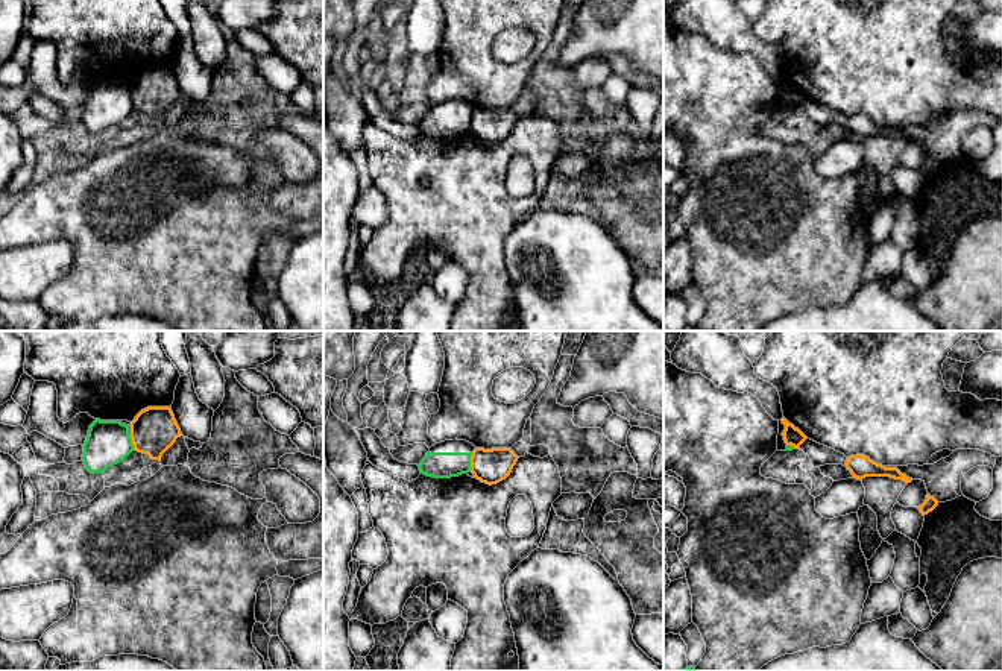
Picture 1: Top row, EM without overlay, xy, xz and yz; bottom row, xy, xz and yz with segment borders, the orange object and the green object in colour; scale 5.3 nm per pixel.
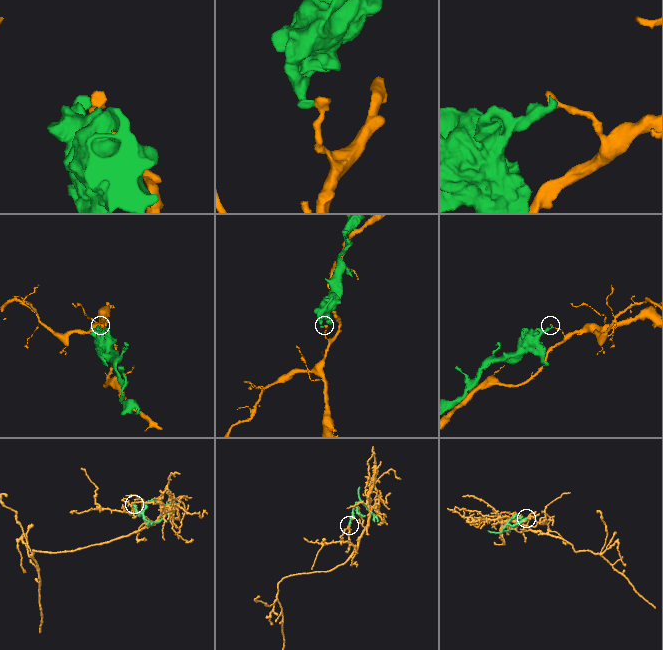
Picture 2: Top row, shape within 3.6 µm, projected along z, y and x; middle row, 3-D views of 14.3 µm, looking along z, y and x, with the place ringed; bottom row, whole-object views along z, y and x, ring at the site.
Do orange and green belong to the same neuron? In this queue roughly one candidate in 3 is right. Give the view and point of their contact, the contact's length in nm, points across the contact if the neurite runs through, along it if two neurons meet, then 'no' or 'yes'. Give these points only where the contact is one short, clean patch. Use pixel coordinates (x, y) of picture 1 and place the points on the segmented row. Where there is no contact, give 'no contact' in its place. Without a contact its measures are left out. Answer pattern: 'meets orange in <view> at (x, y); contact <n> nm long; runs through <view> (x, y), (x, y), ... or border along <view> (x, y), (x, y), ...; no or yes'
meets orange in xz at (471, 462); contact 100 nm long; border along xz (472, 453), (469, 469); no

